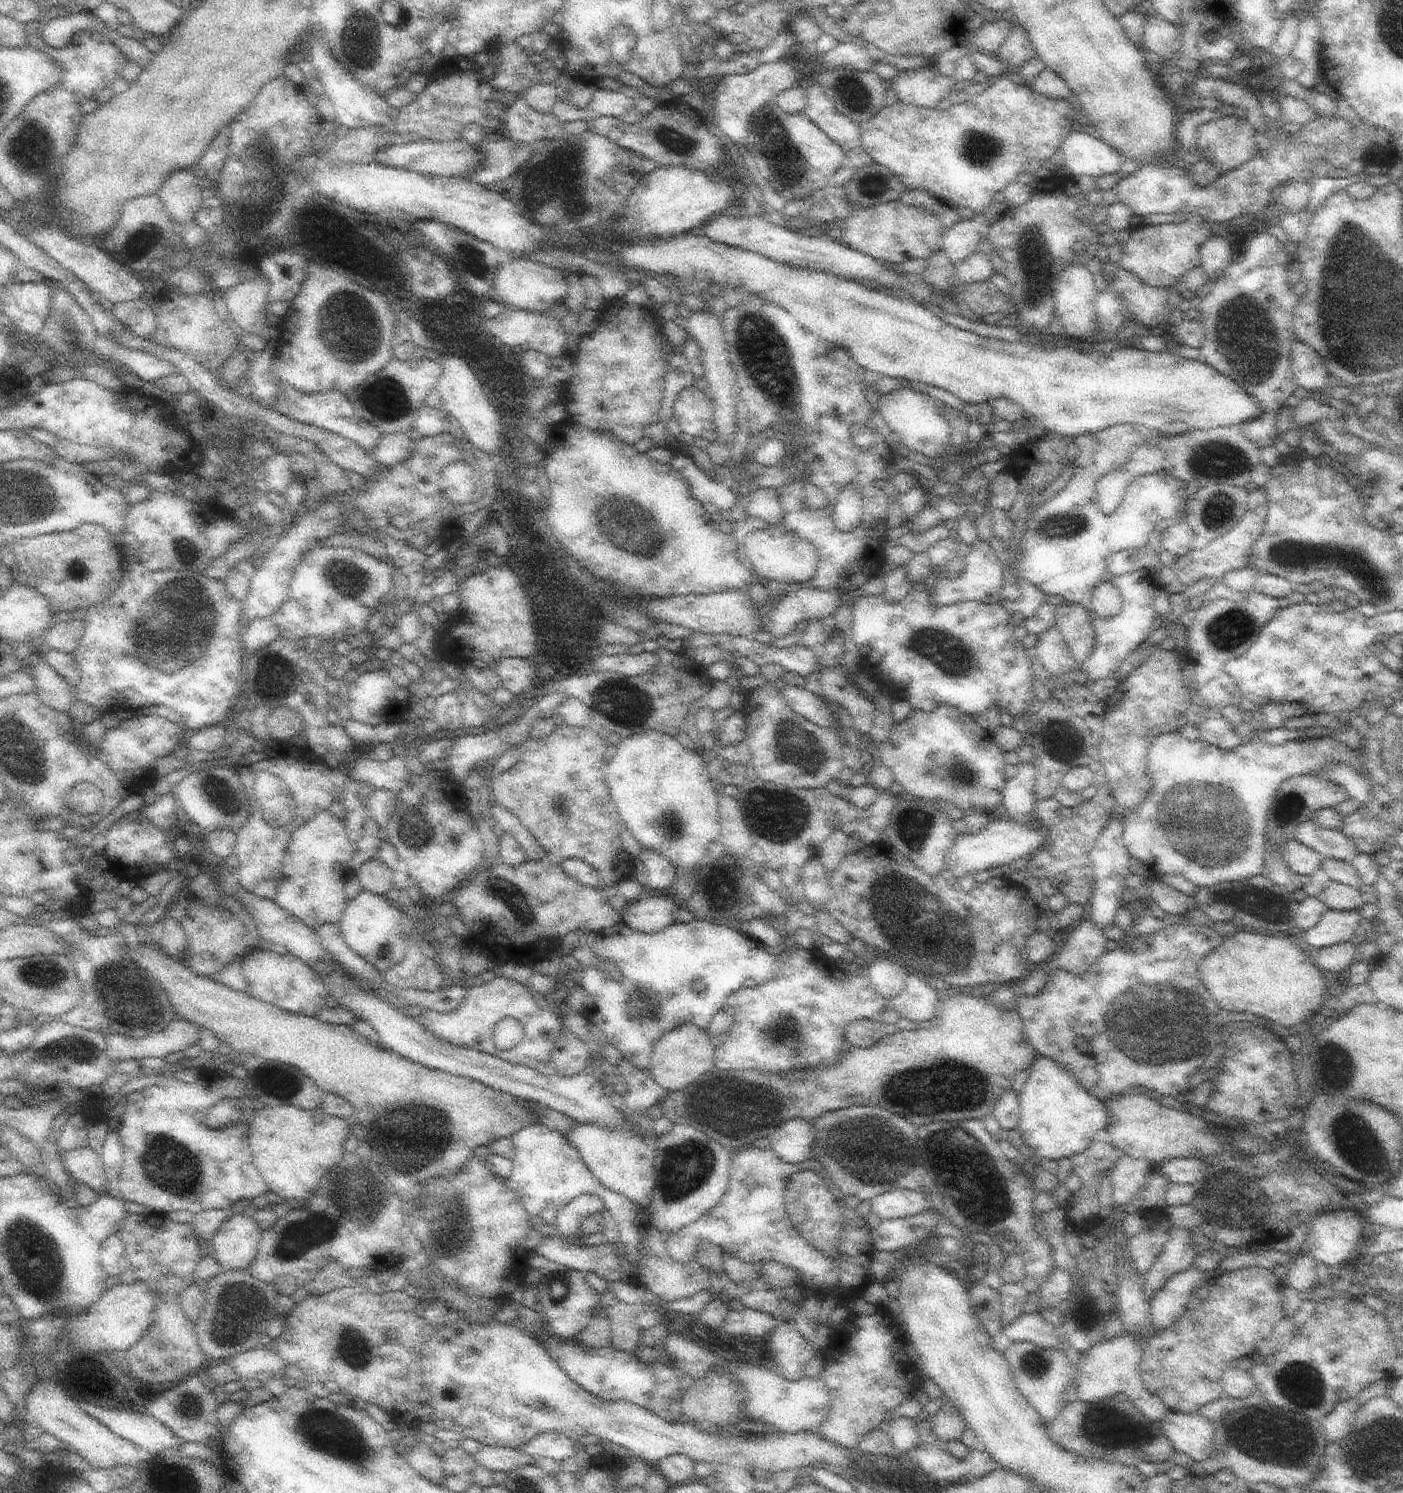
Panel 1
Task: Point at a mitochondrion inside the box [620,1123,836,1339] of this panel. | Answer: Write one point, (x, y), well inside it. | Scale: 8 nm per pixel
(685, 1168)

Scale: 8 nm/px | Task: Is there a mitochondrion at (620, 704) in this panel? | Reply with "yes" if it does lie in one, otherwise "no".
yes

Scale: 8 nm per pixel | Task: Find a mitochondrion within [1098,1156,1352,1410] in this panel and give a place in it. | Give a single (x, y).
(1233, 1196)

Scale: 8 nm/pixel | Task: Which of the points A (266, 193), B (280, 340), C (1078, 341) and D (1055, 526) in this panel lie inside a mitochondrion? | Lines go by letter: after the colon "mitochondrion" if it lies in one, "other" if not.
A: mitochondrion
B: other
C: other
D: mitochondrion

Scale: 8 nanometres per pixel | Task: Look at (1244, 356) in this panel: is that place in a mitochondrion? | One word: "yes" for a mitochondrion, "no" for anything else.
yes

